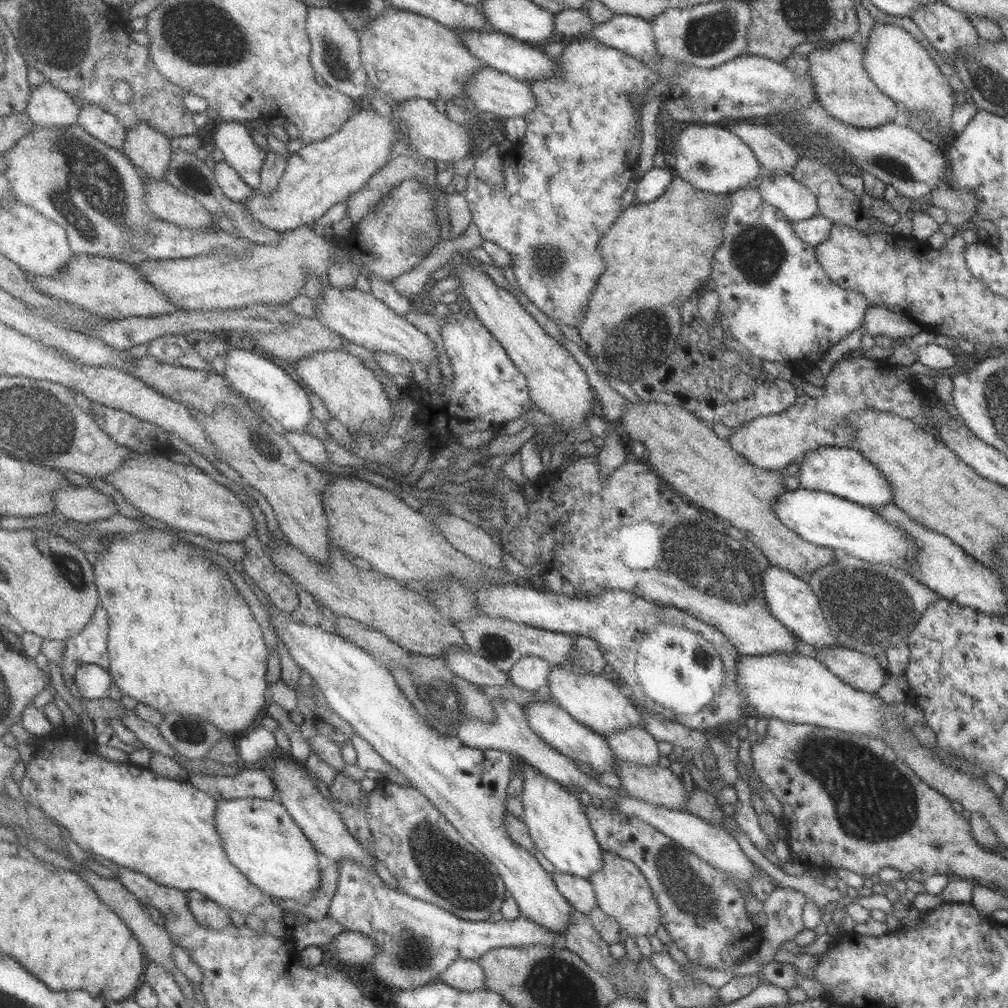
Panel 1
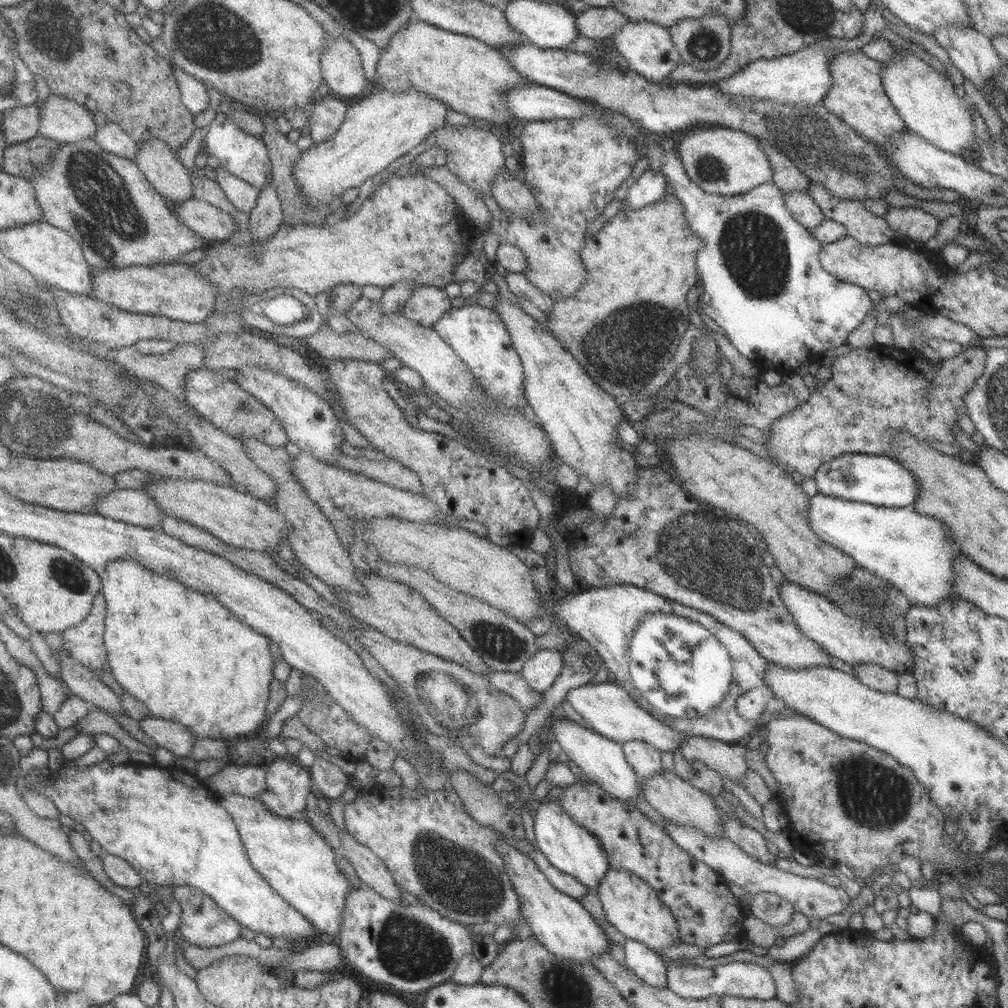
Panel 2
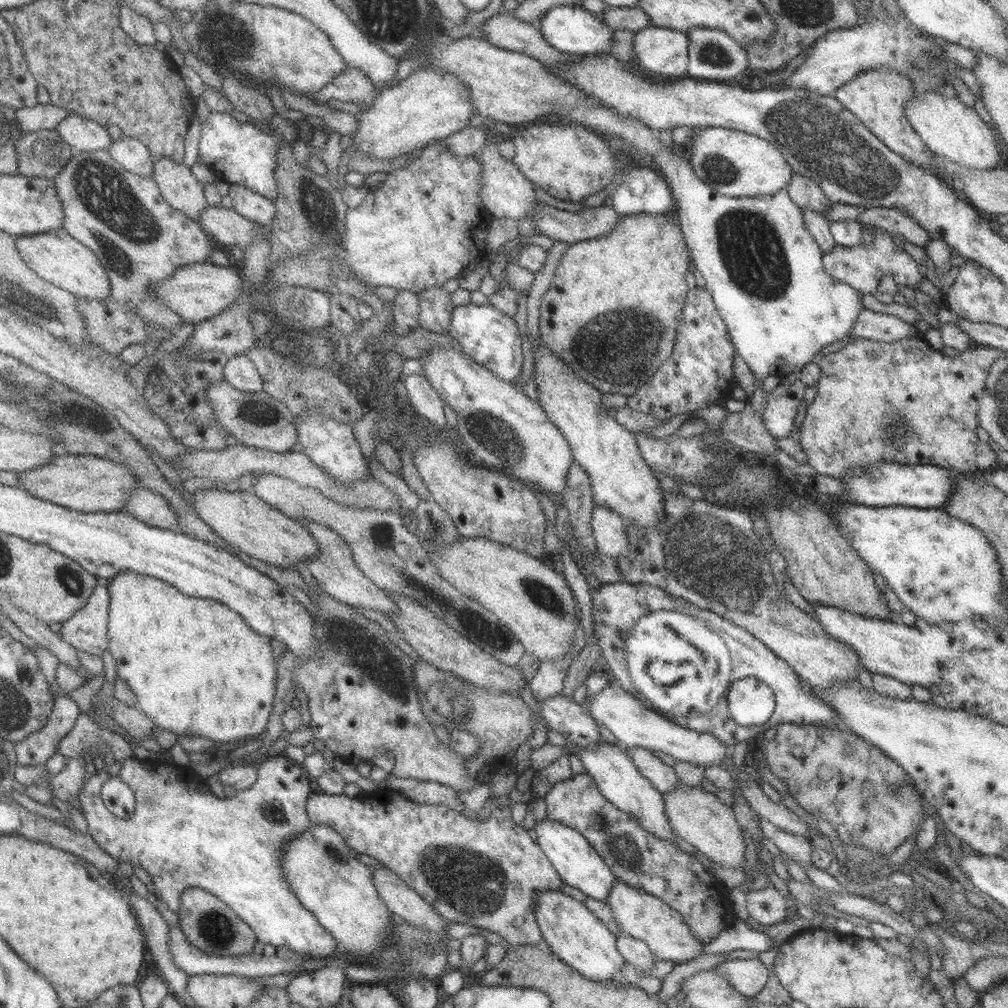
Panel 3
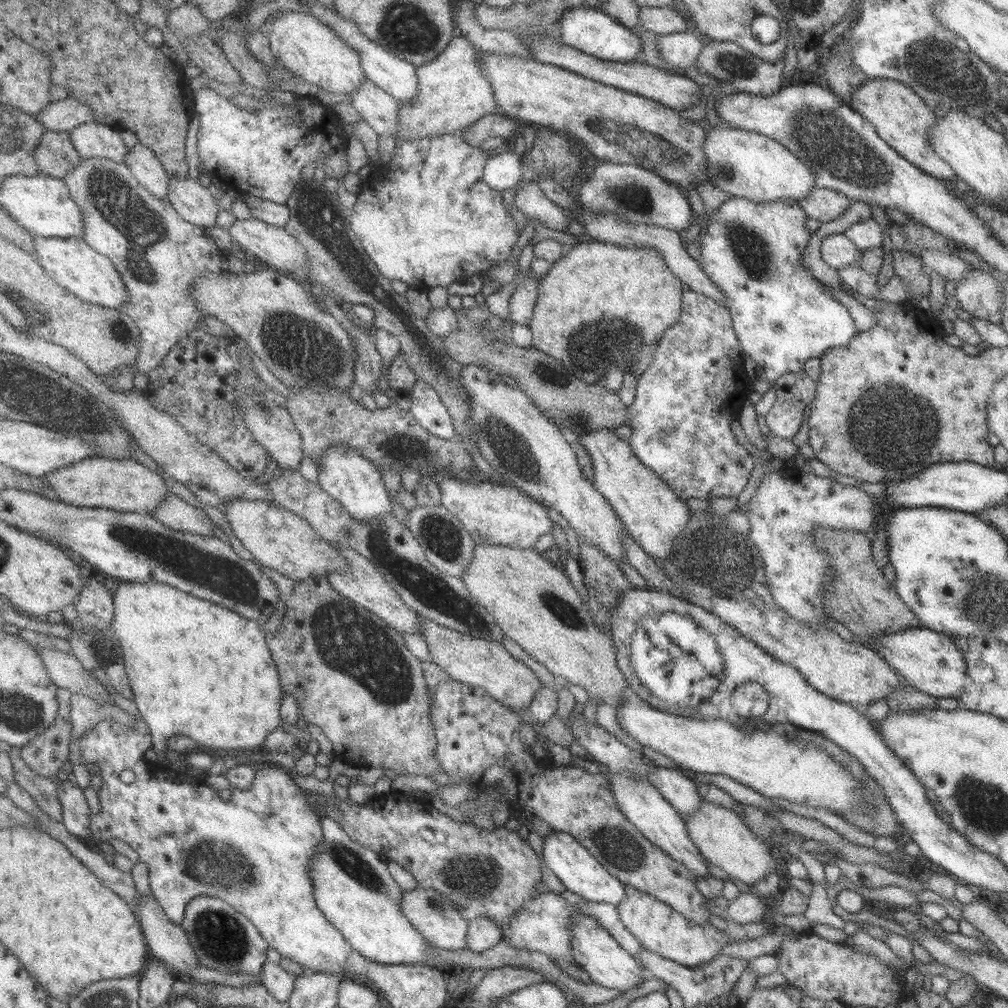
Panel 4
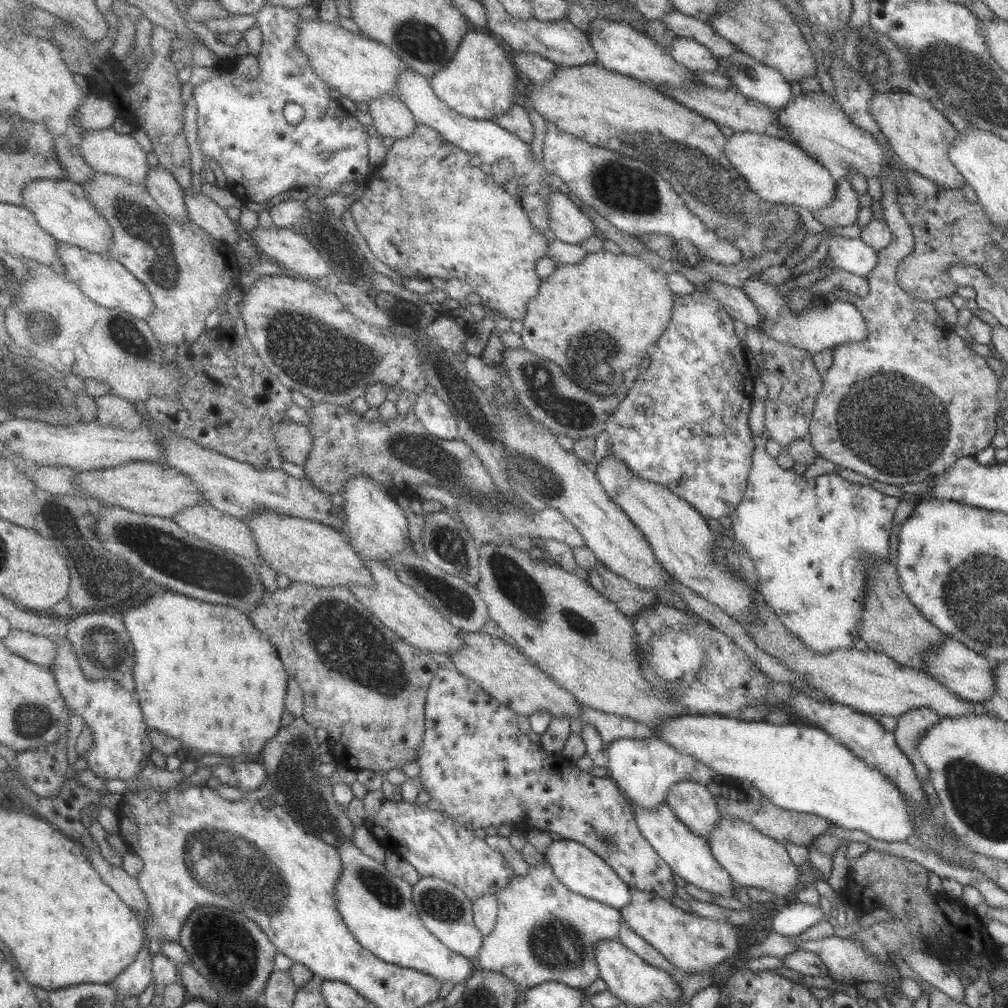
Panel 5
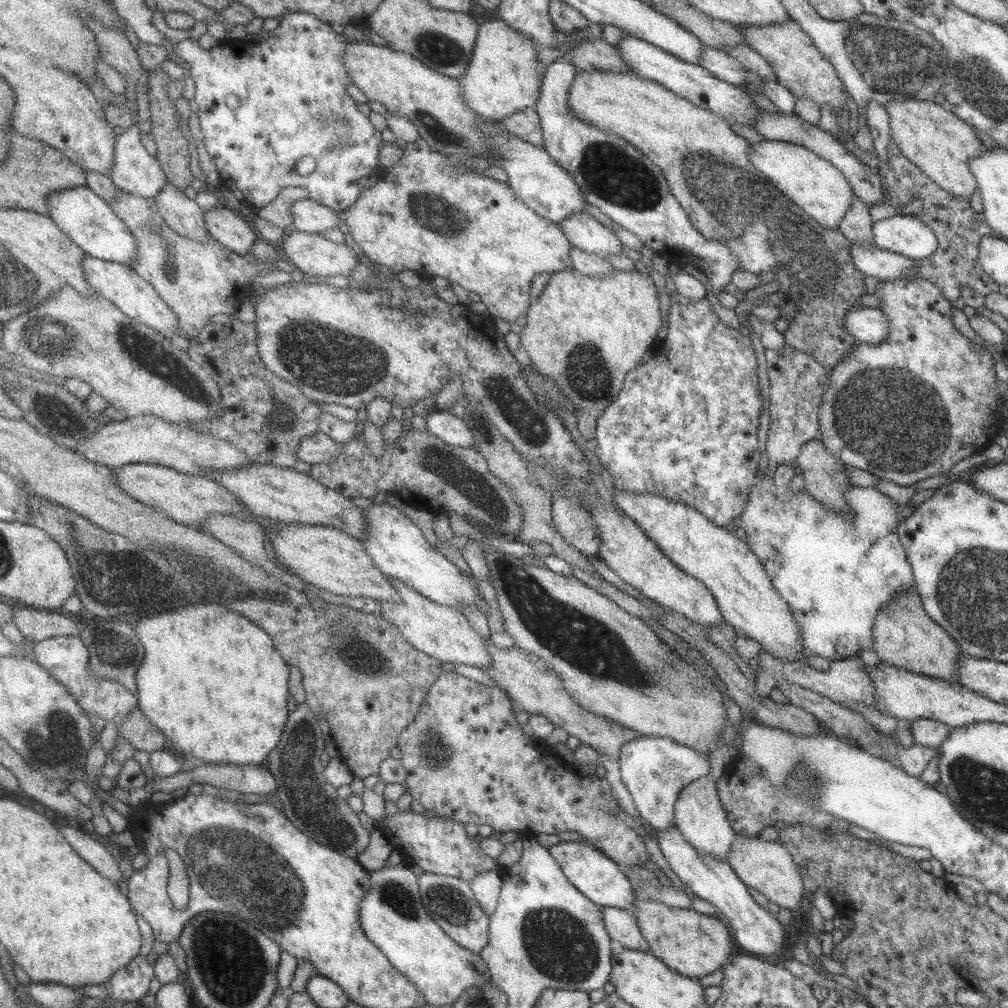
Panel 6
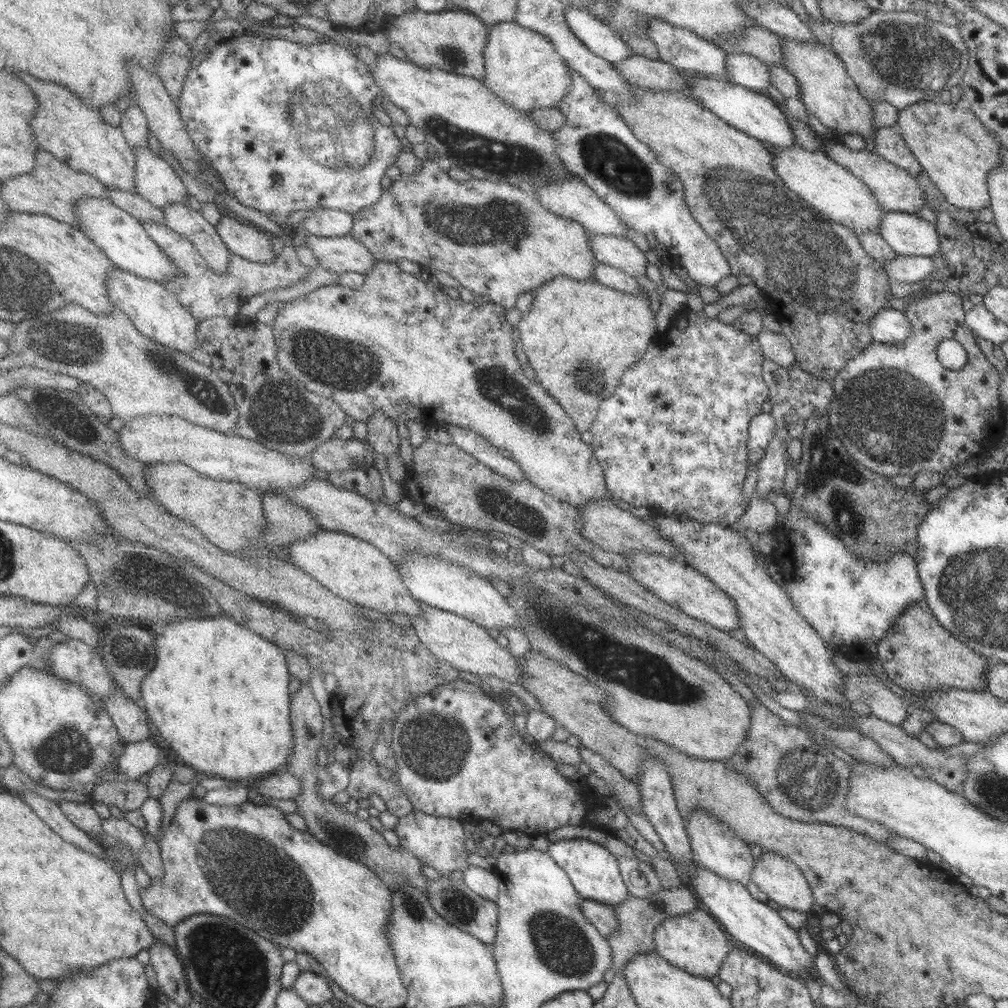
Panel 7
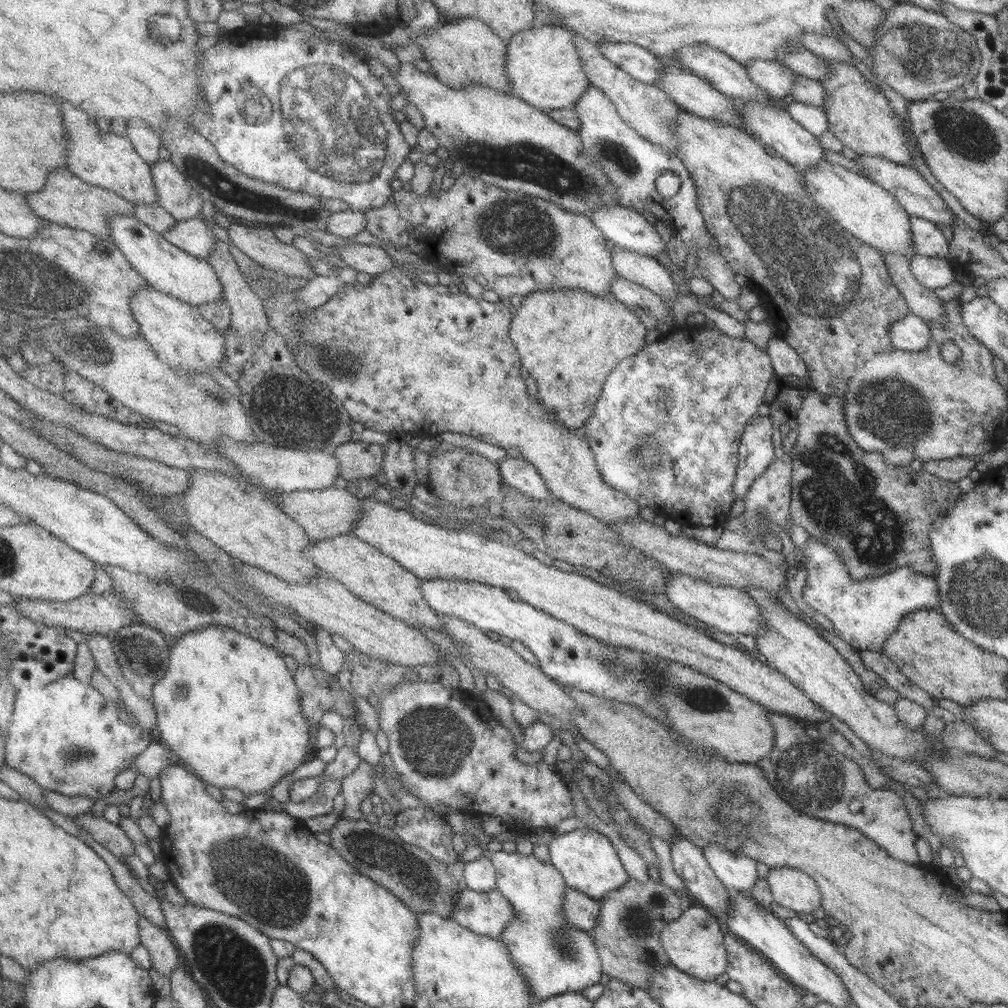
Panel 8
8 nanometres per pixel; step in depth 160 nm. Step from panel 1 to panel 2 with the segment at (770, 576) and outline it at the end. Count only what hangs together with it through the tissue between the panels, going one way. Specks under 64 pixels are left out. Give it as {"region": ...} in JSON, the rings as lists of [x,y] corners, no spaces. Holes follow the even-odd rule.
{"region":[[[788,579],[782,581],[781,585],[778,584],[778,587],[782,602],[785,604],[787,611],[791,612],[798,628],[810,640],[819,644],[829,656],[834,656],[834,658],[851,665],[858,663],[879,664],[898,674],[906,671],[911,672],[913,667],[911,648],[906,643],[902,644],[895,641],[888,630],[880,630],[873,624],[863,622],[857,616],[845,614],[826,596],[808,590],[802,585],[791,583]]]}

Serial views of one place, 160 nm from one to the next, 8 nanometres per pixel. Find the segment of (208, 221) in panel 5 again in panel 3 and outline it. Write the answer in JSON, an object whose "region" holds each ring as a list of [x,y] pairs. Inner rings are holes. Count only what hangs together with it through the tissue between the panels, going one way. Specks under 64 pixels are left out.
{"region":[[[170,157],[156,159],[153,177],[165,193],[166,200],[169,200],[175,209],[201,222],[201,214],[209,207],[204,183],[196,178],[190,166],[177,163]]]}

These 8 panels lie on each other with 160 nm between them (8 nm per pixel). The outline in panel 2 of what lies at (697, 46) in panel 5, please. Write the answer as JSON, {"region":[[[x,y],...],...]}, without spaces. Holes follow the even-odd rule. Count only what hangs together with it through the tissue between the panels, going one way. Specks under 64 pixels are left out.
{"region":[[[626,21],[619,31],[609,38],[611,47],[628,62],[629,68],[643,76],[648,82],[661,84],[682,61],[667,28],[650,21]]]}

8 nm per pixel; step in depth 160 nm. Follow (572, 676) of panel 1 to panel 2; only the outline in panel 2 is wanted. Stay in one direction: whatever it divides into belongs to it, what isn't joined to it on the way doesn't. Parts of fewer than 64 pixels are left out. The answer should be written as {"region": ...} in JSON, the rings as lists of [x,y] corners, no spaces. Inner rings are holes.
{"region":[[[600,677],[590,683],[569,690],[567,701],[585,720],[585,726],[591,728],[595,733],[601,734],[604,738],[622,744],[629,740],[643,740],[662,752],[673,752],[674,748],[679,748],[685,737],[684,733],[668,726],[662,716],[650,713],[642,708],[631,695],[618,683],[610,683]]]}

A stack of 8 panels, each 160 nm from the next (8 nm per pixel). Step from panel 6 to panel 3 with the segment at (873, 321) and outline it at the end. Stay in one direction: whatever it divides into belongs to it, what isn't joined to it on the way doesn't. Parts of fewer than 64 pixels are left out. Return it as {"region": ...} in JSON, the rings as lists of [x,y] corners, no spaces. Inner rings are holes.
{"region":[[[576,107],[573,109],[566,109],[563,112],[564,115],[570,116],[572,120],[575,120],[576,125],[587,126],[592,130],[599,130],[599,132],[609,132],[609,134],[618,134],[620,138],[623,138],[625,142],[628,142],[636,148],[638,153],[643,156],[651,157],[652,168],[660,173],[669,184],[672,191],[672,196],[674,197],[676,204],[676,217],[679,219],[681,224],[681,229],[687,242],[690,256],[694,261],[694,266],[700,271],[700,274],[706,280],[705,289],[710,292],[716,308],[718,308],[718,313],[722,317],[722,321],[726,324],[728,328],[728,333],[730,334],[731,341],[734,347],[738,351],[738,354],[744,358],[746,364],[752,370],[753,374],[758,377],[760,382],[770,375],[777,376],[783,380],[787,380],[797,376],[806,364],[809,364],[814,359],[815,355],[818,354],[824,346],[827,344],[832,344],[840,342],[840,340],[846,341],[846,338],[850,336],[852,328],[855,326],[858,315],[864,311],[864,306],[862,306],[862,294],[858,290],[848,286],[842,281],[836,280],[832,275],[829,275],[823,268],[823,250],[820,245],[814,240],[810,231],[806,228],[805,220],[803,219],[803,210],[790,198],[790,195],[786,190],[777,190],[776,192],[770,193],[769,195],[762,196],[745,196],[732,198],[731,196],[726,196],[716,192],[711,186],[708,186],[703,180],[700,180],[688,158],[683,158],[682,155],[677,151],[677,147],[667,147],[662,143],[658,132],[655,133],[653,129],[647,127],[644,124],[637,123],[632,119],[623,119],[618,115],[615,115],[610,109],[606,107],[590,107],[589,109],[584,107]]]}

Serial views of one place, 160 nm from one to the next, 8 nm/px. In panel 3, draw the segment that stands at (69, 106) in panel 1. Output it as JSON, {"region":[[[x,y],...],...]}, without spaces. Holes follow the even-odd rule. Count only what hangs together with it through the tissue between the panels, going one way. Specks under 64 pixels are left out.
{"region":[[[73,111],[58,126],[58,132],[79,152],[101,151],[113,146],[114,141],[106,125]]]}

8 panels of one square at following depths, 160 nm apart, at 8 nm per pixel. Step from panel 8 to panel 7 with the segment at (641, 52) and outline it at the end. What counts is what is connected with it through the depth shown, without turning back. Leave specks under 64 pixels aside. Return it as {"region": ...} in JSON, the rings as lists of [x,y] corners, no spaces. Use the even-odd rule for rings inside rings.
{"region":[[[568,5],[565,7],[564,16],[571,32],[596,56],[615,63],[632,53],[632,49],[624,42],[620,32],[610,24],[604,24],[592,13]]]}

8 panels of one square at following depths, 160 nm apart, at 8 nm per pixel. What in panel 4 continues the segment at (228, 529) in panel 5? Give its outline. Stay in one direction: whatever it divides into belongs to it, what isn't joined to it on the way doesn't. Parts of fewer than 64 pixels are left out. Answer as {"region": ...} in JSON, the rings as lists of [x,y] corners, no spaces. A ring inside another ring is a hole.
{"region":[[[175,493],[168,495],[161,507],[152,511],[151,515],[180,532],[193,532],[214,537],[216,524],[204,512],[202,504],[195,507]]]}

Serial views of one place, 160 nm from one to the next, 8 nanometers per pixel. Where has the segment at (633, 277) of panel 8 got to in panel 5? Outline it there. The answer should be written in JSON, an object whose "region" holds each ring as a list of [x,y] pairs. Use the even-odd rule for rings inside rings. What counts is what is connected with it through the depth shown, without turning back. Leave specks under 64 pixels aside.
{"region":[[[554,191],[547,198],[551,236],[568,244],[580,245],[595,234],[595,224],[566,193]]]}

